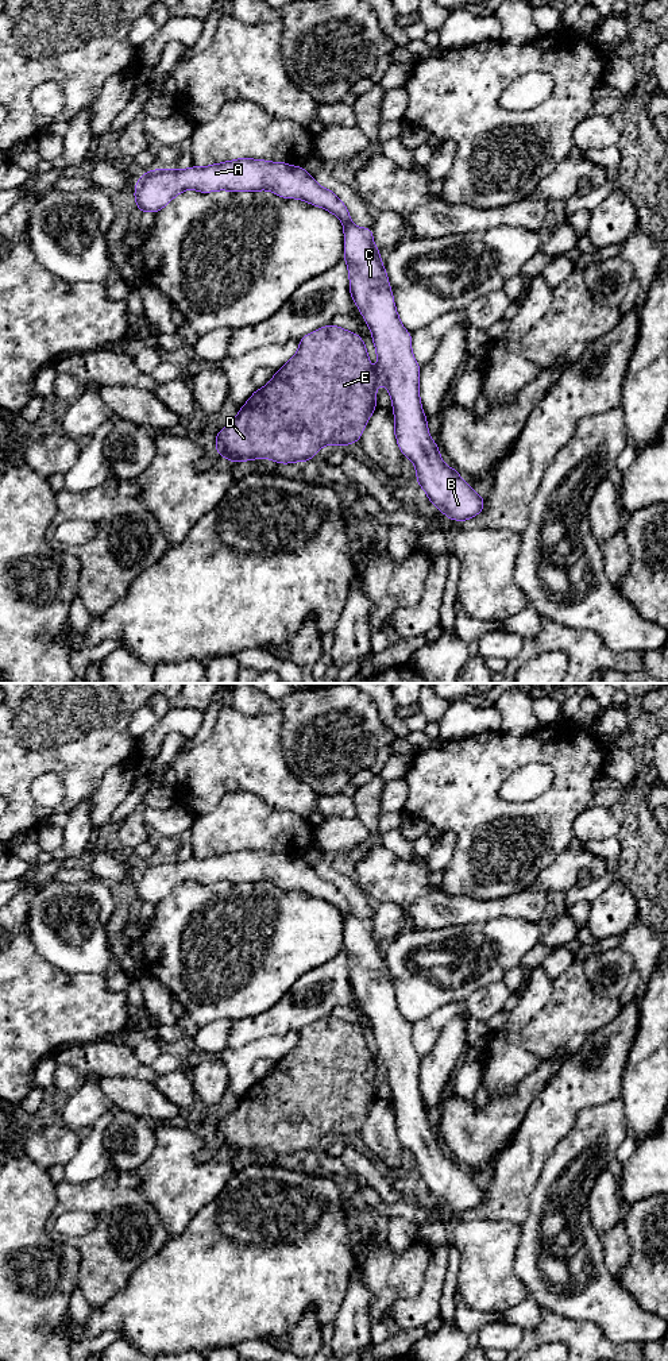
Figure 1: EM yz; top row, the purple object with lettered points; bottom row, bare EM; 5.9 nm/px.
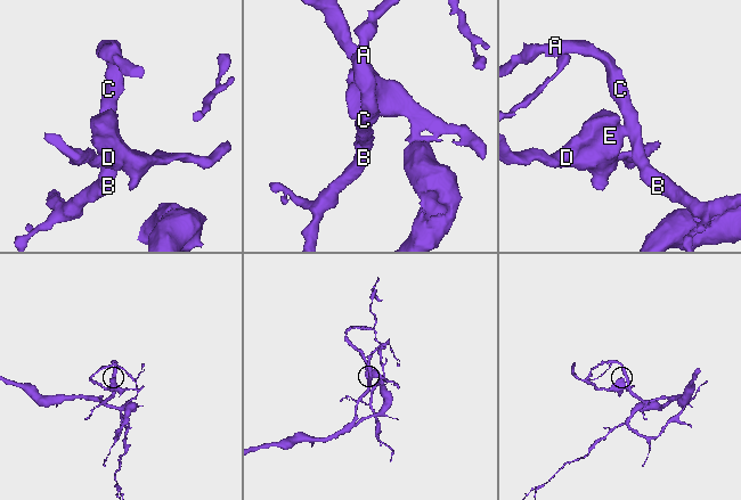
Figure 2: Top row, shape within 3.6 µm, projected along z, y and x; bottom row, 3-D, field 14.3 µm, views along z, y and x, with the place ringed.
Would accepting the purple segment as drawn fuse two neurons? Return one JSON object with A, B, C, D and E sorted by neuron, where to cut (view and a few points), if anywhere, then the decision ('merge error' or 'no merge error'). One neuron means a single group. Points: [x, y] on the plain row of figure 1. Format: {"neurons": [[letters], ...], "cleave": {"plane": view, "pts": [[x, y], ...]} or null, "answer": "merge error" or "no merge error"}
{"neurons": [["A", "B", "C"], ["D", "E"]], "cleave": {"plane": "yz", "pts": [[378, 1060], [382, 1072]]}, "answer": "merge error"}

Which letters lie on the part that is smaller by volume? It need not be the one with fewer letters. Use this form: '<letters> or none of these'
D, E

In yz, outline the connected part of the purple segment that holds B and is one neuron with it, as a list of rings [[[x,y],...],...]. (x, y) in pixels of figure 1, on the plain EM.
[[[238,849],[223,855],[204,859],[190,857],[185,861],[155,860],[146,863],[135,875],[135,894],[140,903],[158,905],[177,886],[186,880],[200,884],[215,882],[244,883],[271,882],[282,890],[300,890],[312,897],[327,901],[336,906],[344,919],[344,949],[348,957],[351,990],[364,1009],[378,1046],[378,1061],[382,1073],[390,1084],[394,1102],[394,1126],[399,1142],[409,1149],[417,1161],[417,1175],[424,1180],[435,1199],[439,1199],[449,1211],[464,1214],[478,1207],[484,1199],[484,1191],[466,1172],[456,1160],[444,1156],[437,1134],[428,1123],[428,1111],[420,1092],[420,1063],[412,1044],[412,1025],[408,1023],[397,1005],[393,983],[387,964],[381,952],[381,944],[372,932],[371,918],[356,918],[344,894],[329,880],[320,878],[314,870],[302,859],[285,853],[267,853],[265,851]]]

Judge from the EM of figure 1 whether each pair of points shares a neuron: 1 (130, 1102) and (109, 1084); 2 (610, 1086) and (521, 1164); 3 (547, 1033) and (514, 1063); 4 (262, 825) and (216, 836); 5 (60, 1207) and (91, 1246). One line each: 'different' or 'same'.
1: same
2: same
3: different
4: same
5: same

